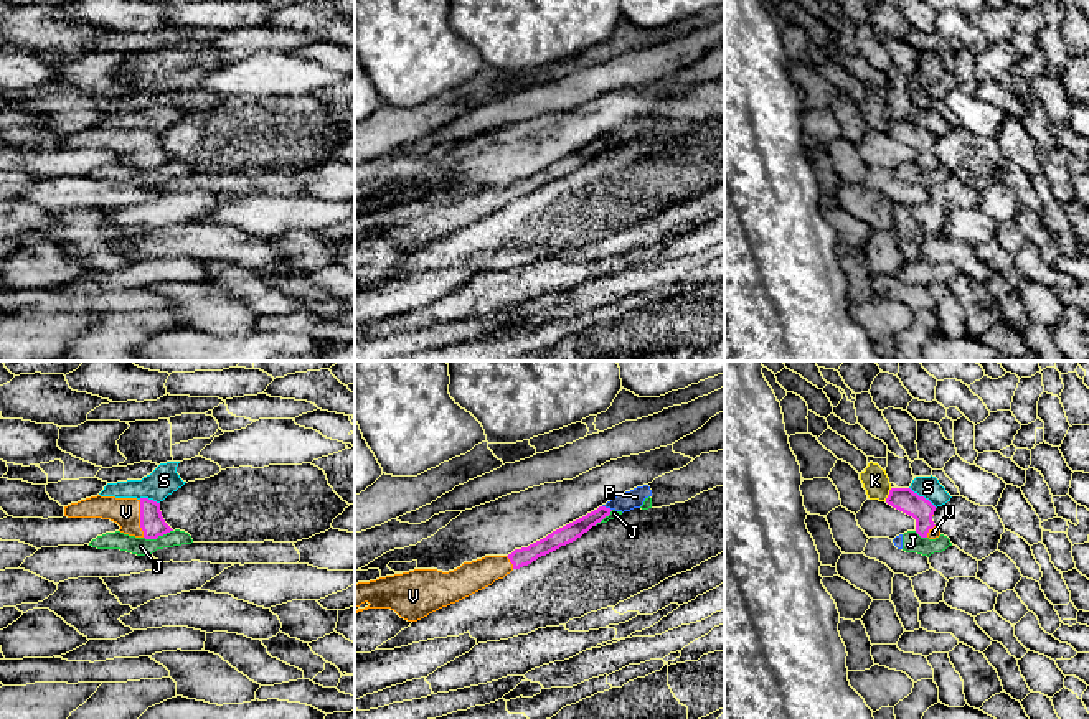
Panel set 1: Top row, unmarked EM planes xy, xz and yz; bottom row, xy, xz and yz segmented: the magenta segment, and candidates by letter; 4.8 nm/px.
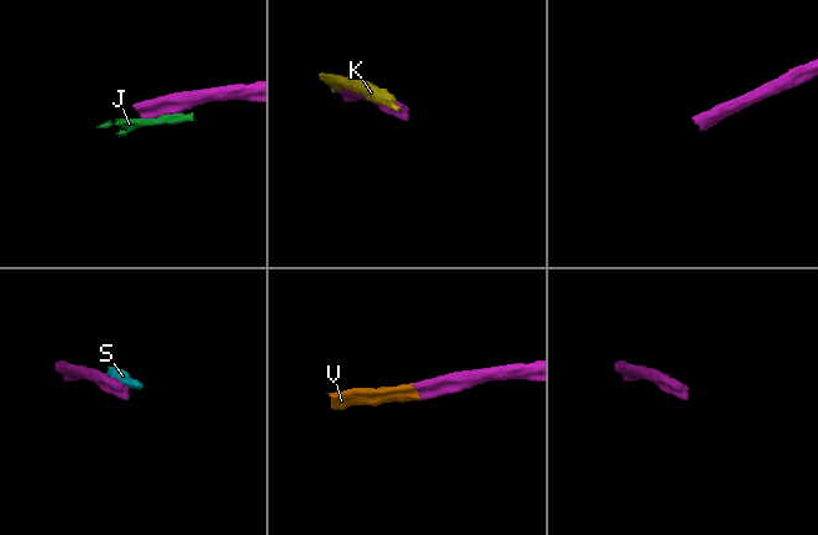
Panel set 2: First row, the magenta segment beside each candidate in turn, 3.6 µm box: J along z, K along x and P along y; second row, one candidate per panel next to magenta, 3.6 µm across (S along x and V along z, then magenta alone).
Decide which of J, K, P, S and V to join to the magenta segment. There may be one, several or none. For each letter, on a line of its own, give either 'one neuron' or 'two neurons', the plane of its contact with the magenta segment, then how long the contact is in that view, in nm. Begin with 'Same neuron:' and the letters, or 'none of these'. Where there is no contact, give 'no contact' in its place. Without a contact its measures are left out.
Same neuron: V
J: two neurons; meets magenta in xy; contact 150 nm long
K: two neurons; meets magenta in yz; contact 70 nm long
P: two neurons; meets magenta in xz; contact 50 nm long
S: two neurons; meets magenta in yz; contact 170 nm long
V: one neuron; meets magenta in xy; contact 190 nm long

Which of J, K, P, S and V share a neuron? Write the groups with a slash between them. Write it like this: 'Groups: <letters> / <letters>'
Groups: J P / K / S / V

